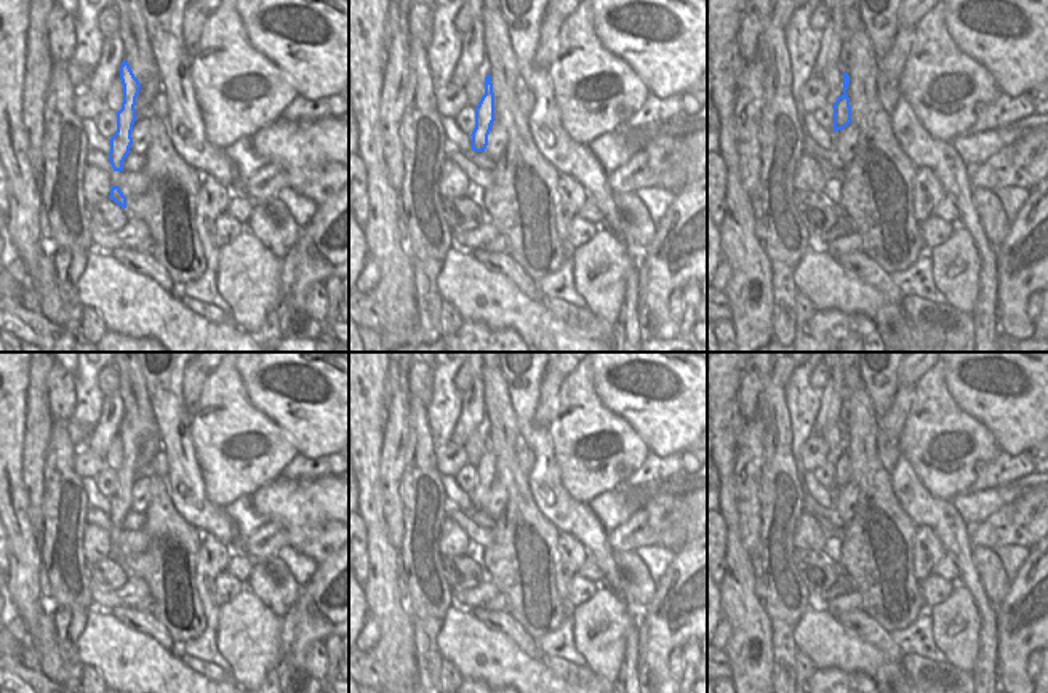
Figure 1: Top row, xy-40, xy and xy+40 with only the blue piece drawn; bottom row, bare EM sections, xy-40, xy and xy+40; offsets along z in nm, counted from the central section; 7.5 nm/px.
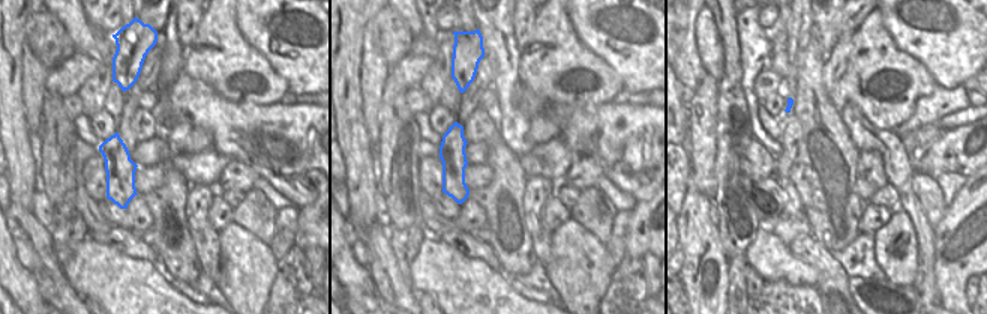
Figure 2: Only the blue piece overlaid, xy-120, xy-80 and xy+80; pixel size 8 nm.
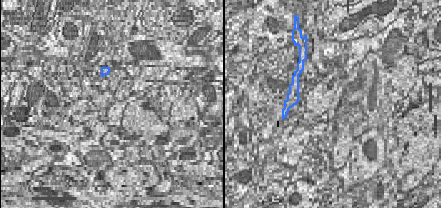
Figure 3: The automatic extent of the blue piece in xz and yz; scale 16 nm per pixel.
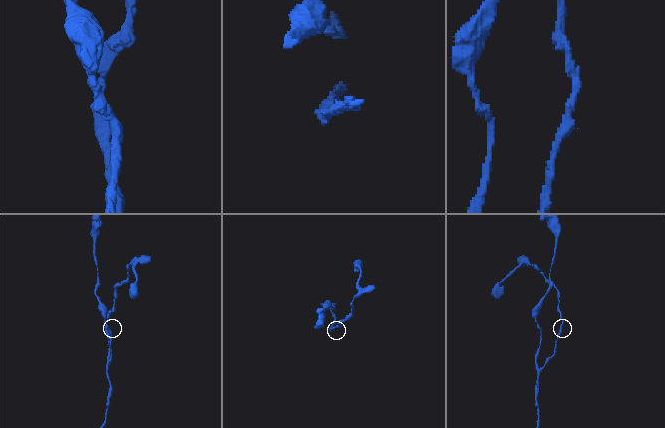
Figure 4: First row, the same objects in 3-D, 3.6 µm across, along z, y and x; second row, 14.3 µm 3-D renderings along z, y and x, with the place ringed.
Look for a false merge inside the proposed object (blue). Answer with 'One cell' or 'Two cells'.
One cell

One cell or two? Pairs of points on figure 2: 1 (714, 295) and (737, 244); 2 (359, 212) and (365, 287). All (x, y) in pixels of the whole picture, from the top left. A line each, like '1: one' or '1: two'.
1: two
2: two

